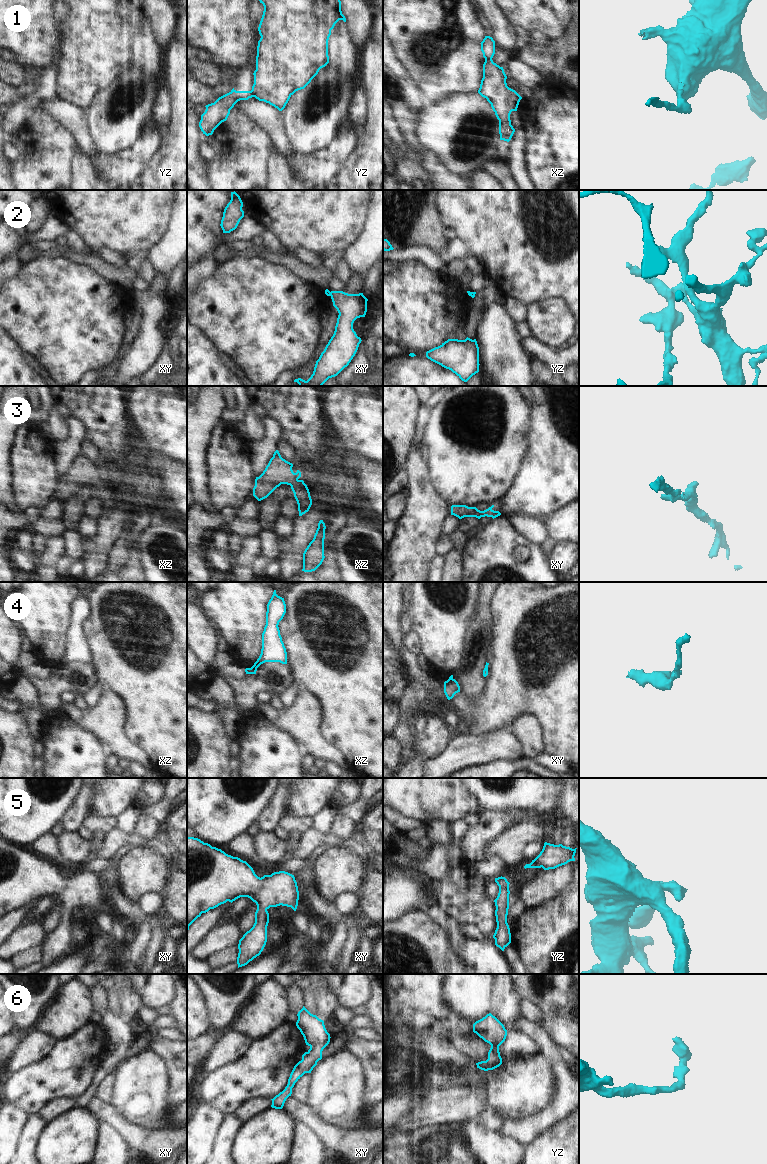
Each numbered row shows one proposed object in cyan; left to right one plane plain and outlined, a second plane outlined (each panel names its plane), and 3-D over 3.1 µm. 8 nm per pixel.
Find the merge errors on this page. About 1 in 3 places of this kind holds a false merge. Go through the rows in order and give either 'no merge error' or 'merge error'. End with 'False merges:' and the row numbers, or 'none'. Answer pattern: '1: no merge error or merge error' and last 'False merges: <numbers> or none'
1: merge error
2: merge error
3: no merge error
4: merge error
5: no merge error
6: no merge error
False merges: 1, 2, 4

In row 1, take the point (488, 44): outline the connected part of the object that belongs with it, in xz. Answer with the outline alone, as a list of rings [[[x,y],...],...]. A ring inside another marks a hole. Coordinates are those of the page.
[[[485,36],[481,42],[481,51],[485,59],[492,59],[495,54],[495,41],[490,36]]]

